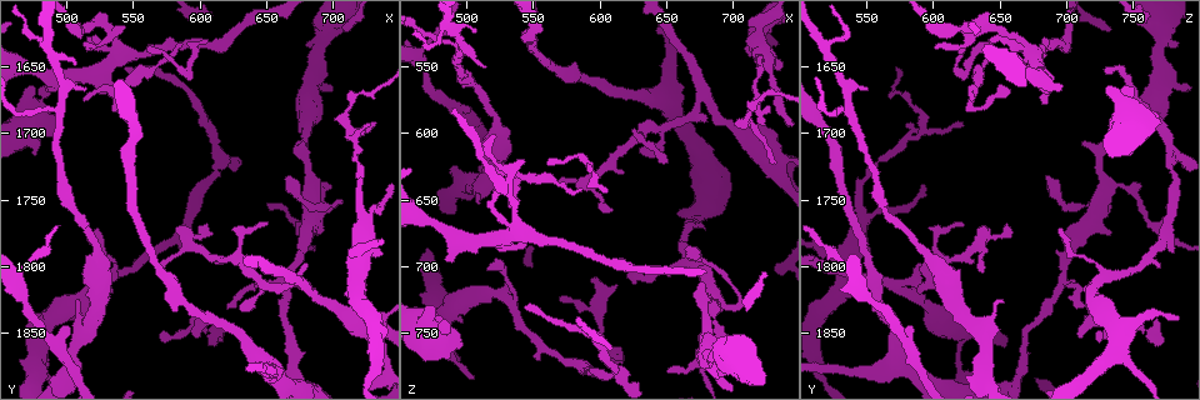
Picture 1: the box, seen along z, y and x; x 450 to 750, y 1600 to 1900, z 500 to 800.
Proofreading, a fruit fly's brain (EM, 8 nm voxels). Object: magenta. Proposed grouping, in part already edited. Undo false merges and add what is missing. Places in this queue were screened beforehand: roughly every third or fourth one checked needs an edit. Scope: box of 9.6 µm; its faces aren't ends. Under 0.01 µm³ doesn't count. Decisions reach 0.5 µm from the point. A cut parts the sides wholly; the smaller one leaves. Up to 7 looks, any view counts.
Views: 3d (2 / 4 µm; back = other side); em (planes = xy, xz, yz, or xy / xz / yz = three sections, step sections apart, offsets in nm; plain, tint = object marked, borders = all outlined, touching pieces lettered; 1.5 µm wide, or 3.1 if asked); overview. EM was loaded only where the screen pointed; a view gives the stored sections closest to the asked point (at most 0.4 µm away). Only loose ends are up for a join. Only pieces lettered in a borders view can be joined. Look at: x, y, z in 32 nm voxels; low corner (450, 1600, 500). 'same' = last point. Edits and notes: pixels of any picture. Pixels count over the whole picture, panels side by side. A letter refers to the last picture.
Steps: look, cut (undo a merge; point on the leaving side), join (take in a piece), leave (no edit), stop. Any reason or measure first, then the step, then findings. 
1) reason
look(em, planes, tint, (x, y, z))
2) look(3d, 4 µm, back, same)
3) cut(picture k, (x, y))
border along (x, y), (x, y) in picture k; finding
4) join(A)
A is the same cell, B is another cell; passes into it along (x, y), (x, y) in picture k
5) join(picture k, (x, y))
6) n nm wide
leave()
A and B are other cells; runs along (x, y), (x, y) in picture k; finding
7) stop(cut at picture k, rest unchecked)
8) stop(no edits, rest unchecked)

free end
look(em, planes, borders, (608, 1776, 658))

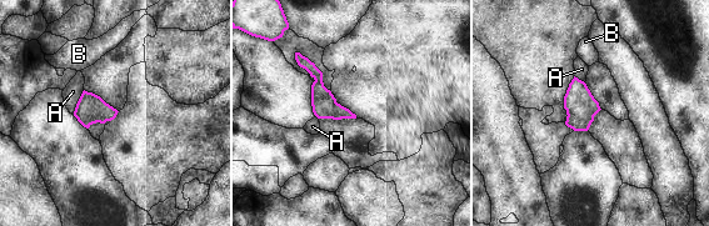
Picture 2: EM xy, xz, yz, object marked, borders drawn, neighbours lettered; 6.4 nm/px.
leave()
A and B are other cells; runs along (303, 60), (349, 115) in picture 2; none of them fits

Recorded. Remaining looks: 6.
free end
look(em, xy, step 8, tint, (630, 1834, 610))

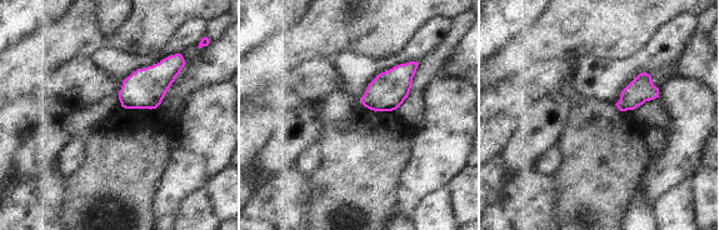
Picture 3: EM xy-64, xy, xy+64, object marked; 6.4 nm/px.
look(em, yz, step 4, borders, same)

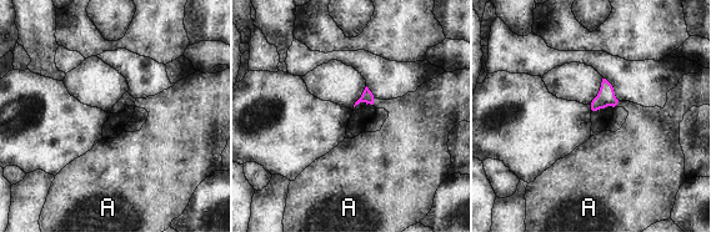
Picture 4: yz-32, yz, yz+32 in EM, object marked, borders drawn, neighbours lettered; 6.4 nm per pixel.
leave()
A is another cell; border along (375, 99), (372, 104) in picture 4; none of them fits

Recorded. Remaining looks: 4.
an open end
look(3d, 4 µm, (600, 1854, 708))

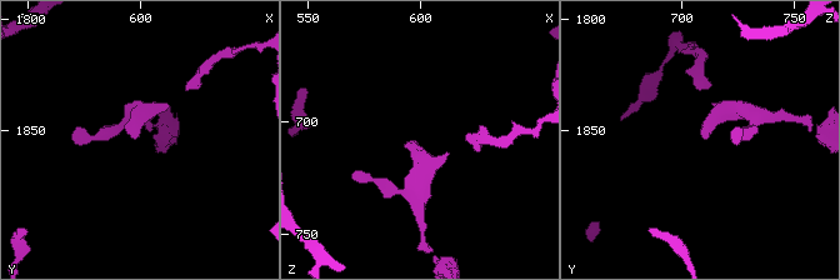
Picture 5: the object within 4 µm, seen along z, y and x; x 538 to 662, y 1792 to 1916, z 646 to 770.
look(em, yz, step 8, borders, (598, 1855, 710))

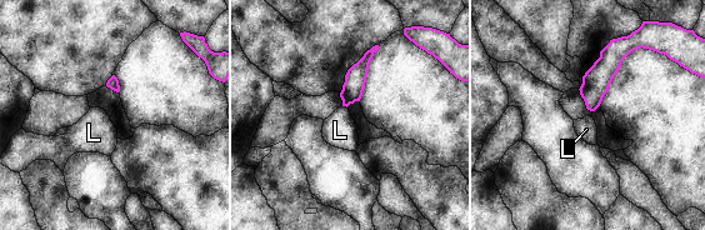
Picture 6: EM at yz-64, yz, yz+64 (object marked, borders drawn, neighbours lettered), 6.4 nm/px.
L touches over 40 nm
leave()
L is another cell; runs along (370, 53), (356, 74), (345, 103) in picture 6; no lettered piece goes on from it

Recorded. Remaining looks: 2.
stop(no edits, rest unchecked)

